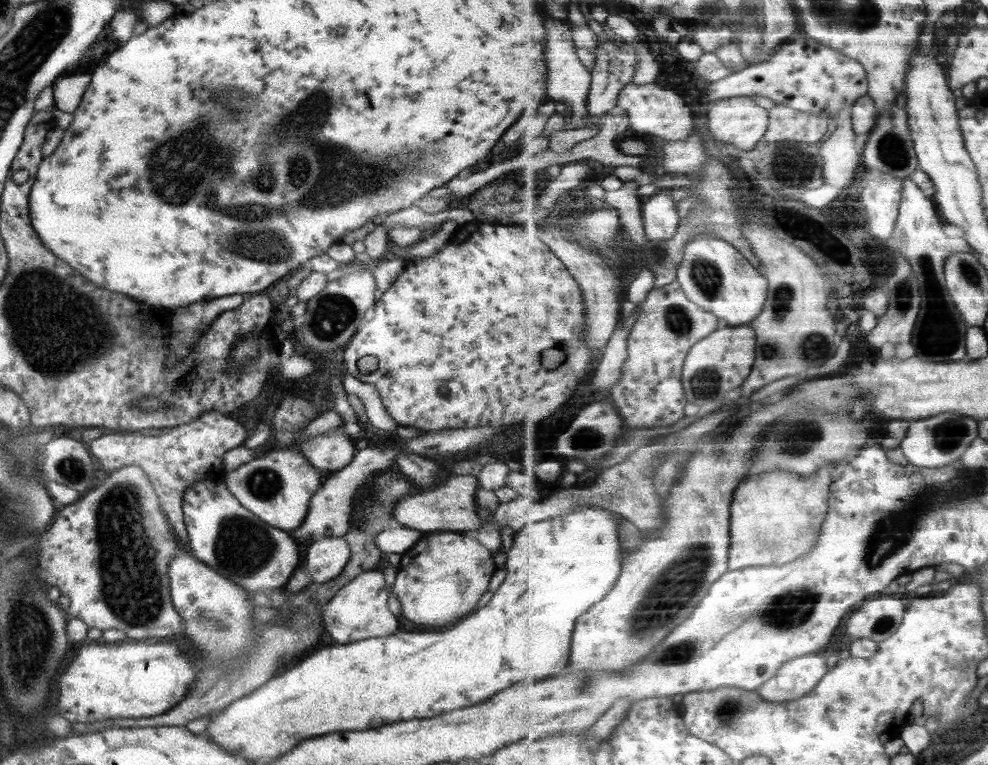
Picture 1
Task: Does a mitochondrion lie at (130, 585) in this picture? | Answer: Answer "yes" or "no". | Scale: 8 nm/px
yes

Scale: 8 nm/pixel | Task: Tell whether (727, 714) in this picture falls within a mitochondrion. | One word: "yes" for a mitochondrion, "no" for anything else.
yes

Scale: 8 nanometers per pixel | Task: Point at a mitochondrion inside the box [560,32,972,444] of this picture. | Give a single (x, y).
(938, 336)

